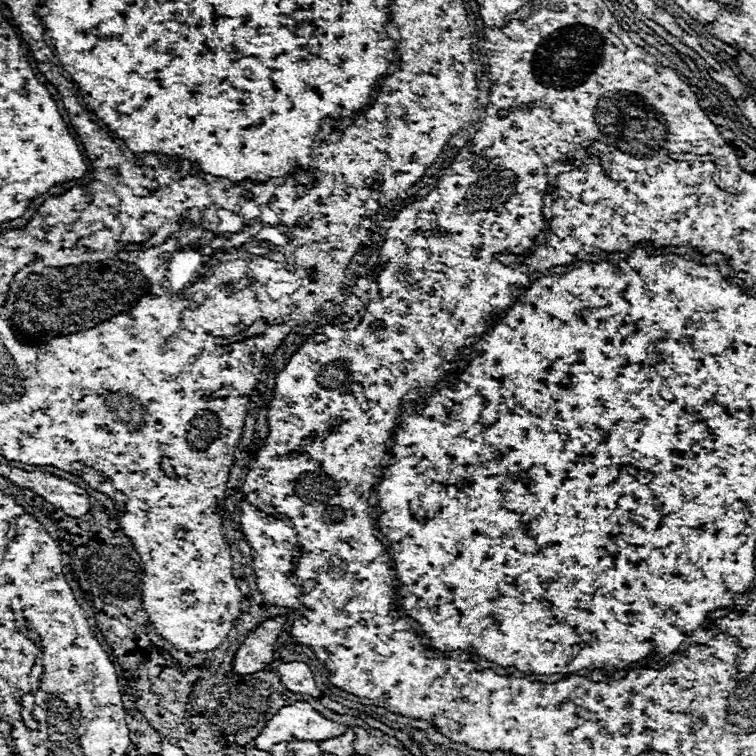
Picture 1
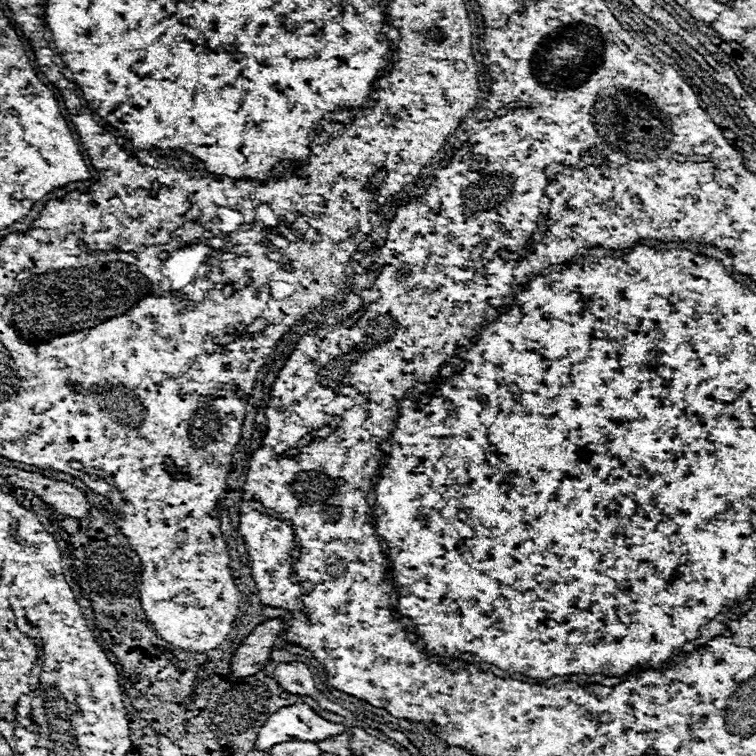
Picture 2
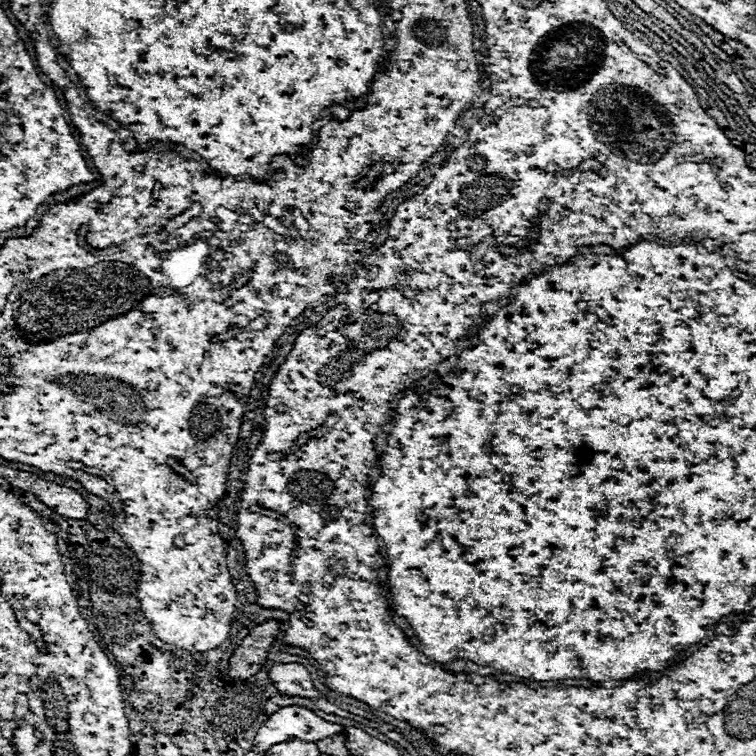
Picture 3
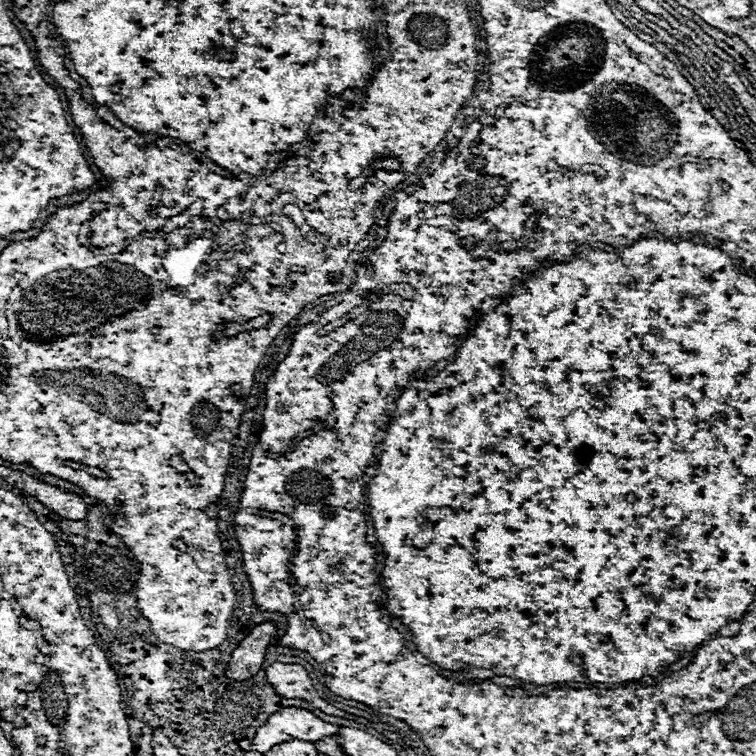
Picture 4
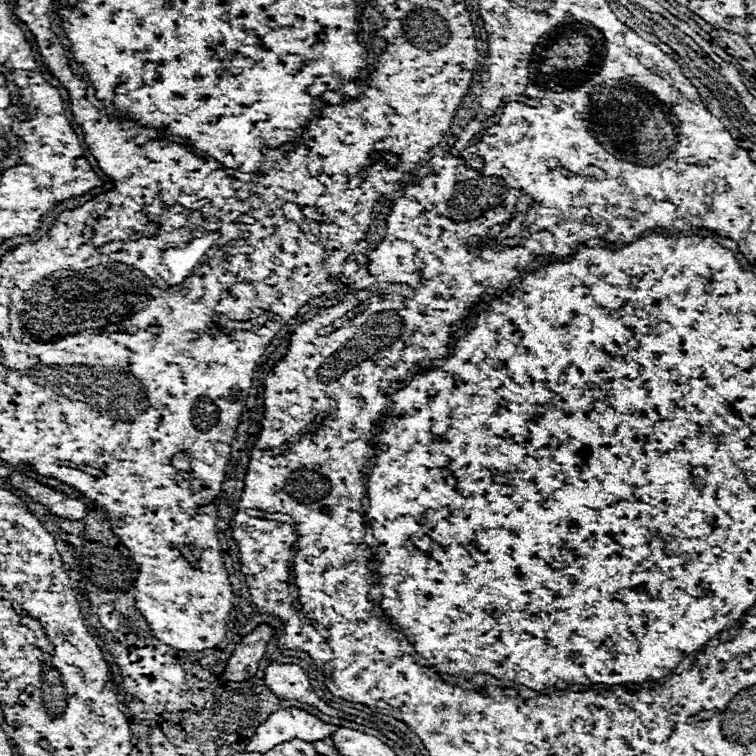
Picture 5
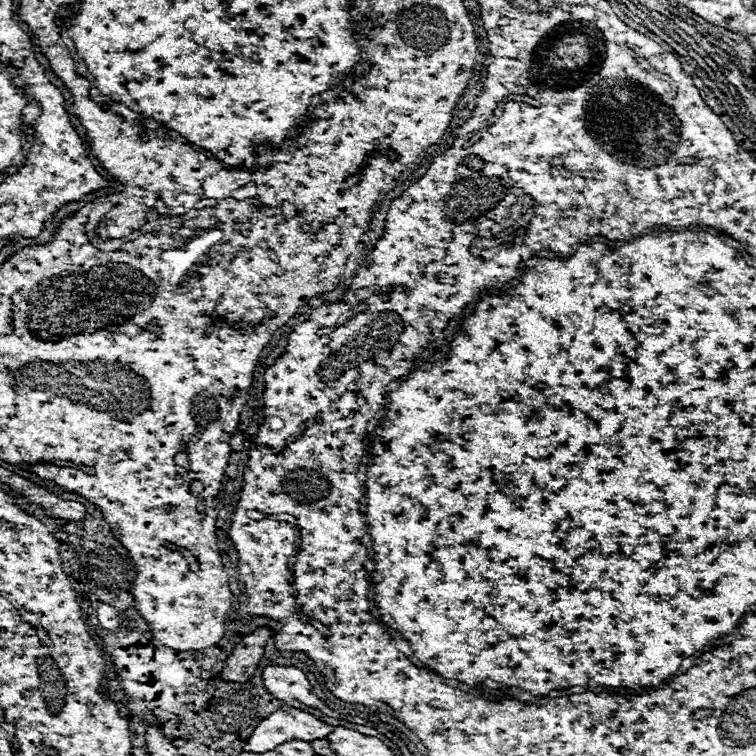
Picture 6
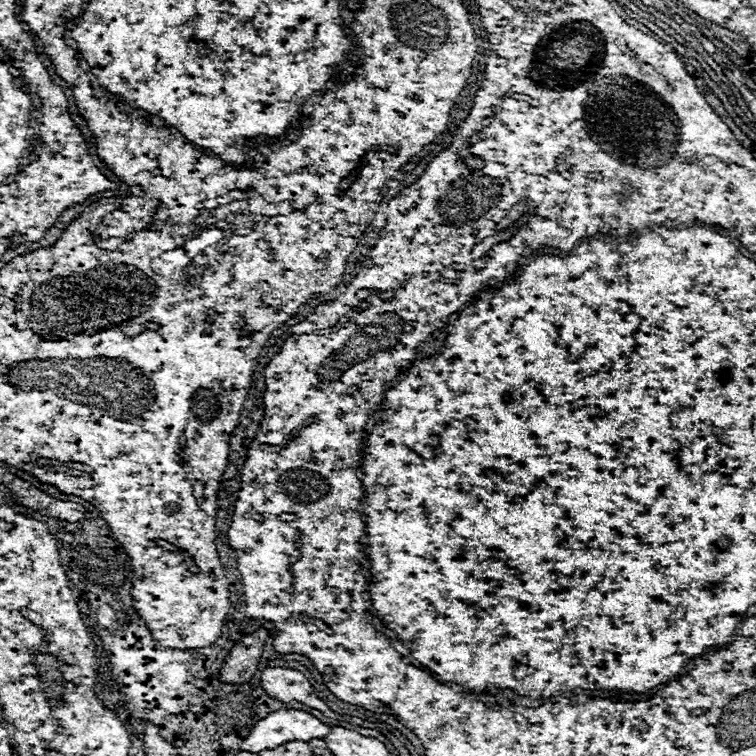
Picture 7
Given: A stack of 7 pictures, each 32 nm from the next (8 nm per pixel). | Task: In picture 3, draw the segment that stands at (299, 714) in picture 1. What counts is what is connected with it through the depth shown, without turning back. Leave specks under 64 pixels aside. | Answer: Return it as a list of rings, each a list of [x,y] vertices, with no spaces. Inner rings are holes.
[[[286,706],[276,714],[272,714],[258,730],[254,740],[254,750],[268,752],[274,744],[290,742],[290,740],[318,742],[334,734],[340,734],[342,730],[344,726],[322,720],[306,706]]]

